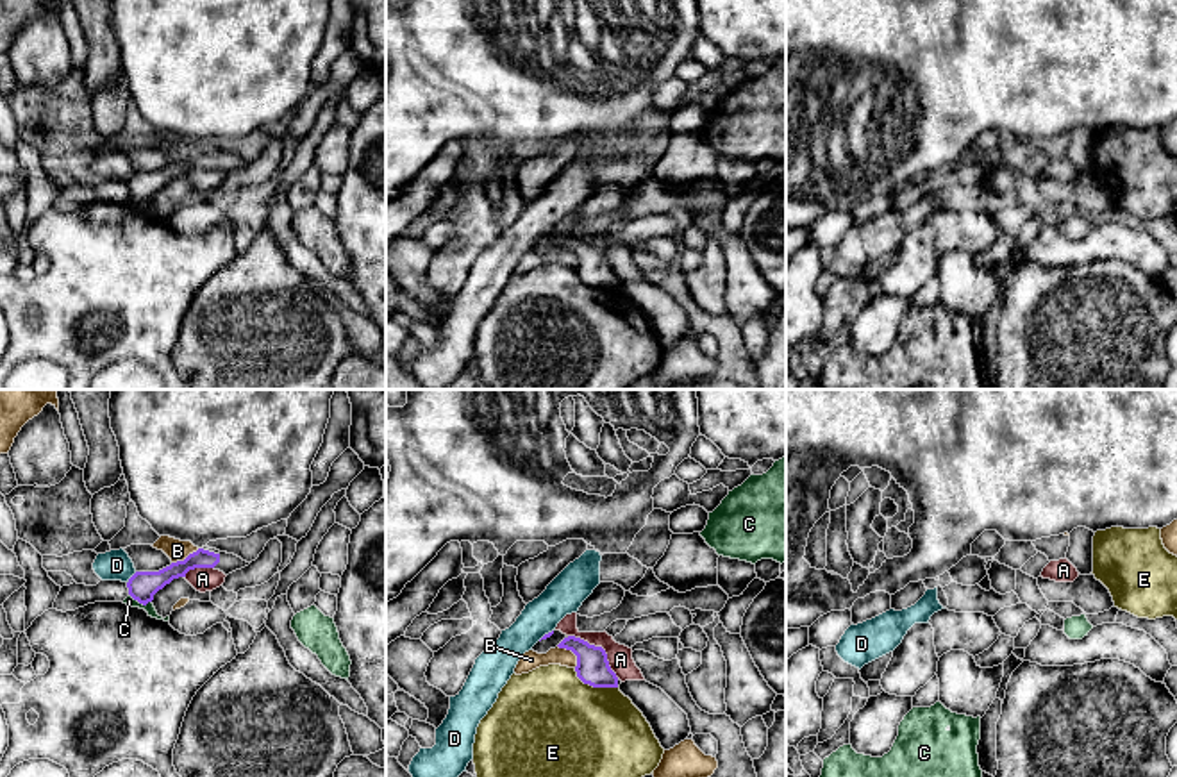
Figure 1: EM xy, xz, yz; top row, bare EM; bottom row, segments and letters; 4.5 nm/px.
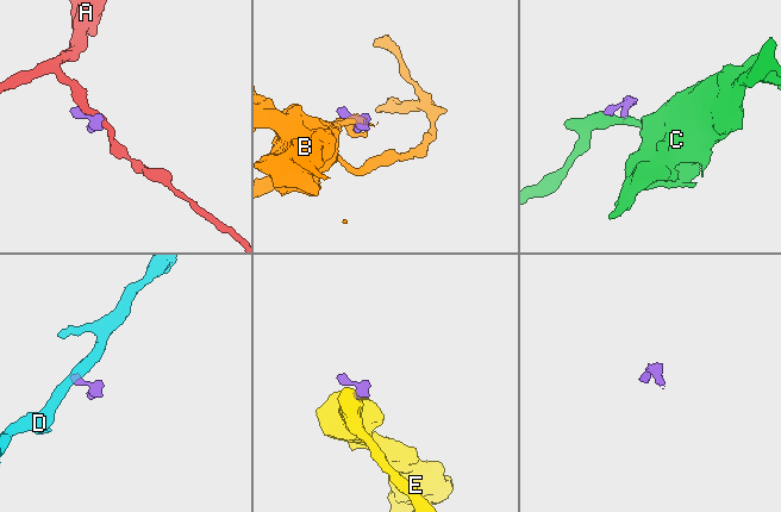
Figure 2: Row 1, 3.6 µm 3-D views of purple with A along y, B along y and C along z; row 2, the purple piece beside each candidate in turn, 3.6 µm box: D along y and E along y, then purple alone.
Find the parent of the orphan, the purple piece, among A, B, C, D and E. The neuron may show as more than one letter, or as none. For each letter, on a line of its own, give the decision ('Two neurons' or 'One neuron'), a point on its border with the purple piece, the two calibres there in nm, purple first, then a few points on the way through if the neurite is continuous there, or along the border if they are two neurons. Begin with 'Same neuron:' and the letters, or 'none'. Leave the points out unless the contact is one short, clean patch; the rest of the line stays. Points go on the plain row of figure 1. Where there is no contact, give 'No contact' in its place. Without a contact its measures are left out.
Same neuron: none
A: Two neurons. Touches purple at xz (601, 247). Thickness 150 nm (purple) against 110 nm. Boundary: xz (568, 234), (599, 245), (606, 254), (609, 268), (618, 277)
B: Two neurons. Touches purple at xz (572, 250). Thickness 150 nm (purple) against 90 nm
C: Two neurons. Touches purple at xy (140, 202). Thickness 130 nm (purple) against 50 nm. Boundary: xy (129, 193), (143, 204), (150, 202)
D: Two neurons. Touches purple at xy (131, 177). Thickness 130 nm (purple) against 140 nm. Boundary: xy (136, 172), (127, 183)
E: Two neurons. Touches purple at xz (593, 286). Thickness 150 nm (purple) against 500 nm. Boundary: xz (574, 268), (584, 283), (617, 288)

